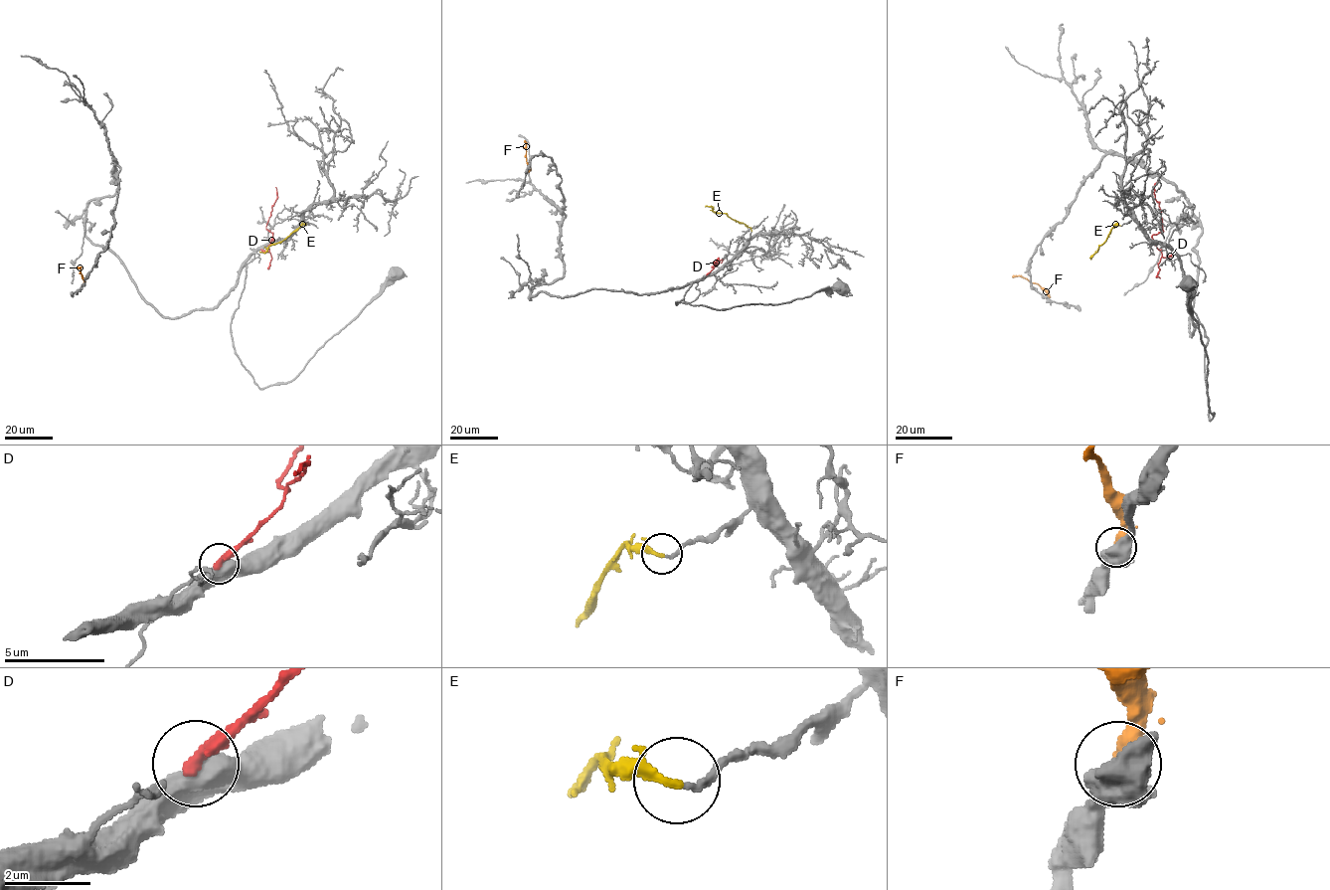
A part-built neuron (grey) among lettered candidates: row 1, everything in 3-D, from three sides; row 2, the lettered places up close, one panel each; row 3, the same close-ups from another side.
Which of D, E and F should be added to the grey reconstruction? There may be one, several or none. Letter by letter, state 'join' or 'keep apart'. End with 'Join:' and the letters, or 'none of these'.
D: keep apart
E: join
F: keep apart
Join: E

